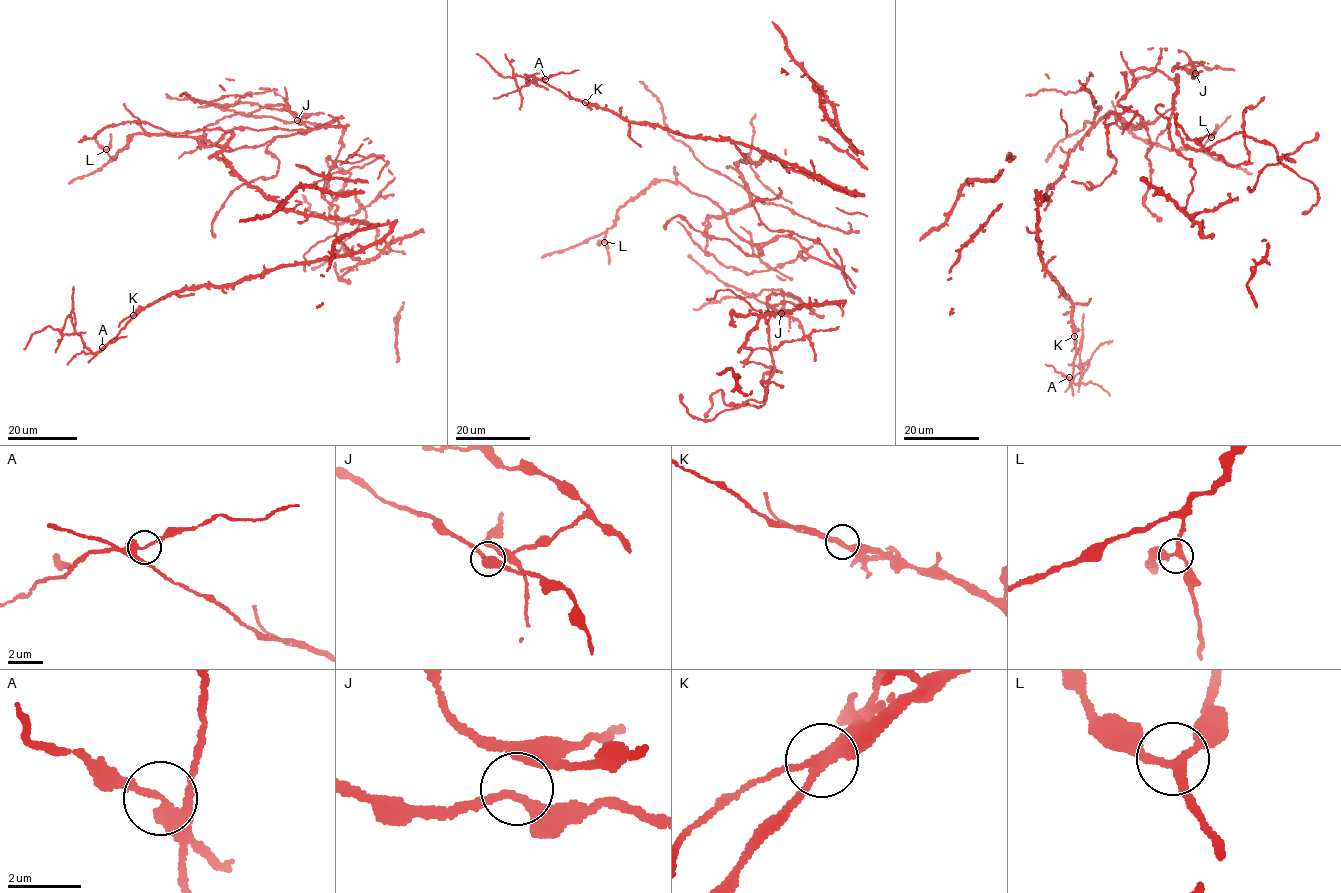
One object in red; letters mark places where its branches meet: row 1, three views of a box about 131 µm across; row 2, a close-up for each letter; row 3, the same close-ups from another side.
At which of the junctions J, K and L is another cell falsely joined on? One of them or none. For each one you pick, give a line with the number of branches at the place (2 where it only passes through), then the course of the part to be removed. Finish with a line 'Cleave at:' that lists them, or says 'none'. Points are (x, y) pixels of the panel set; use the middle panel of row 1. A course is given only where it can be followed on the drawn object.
K: 3 | (585, 102), (571, 98), (543, 81), (527, 83), (529, 81), (519, 75), (503, 77), (476, 53)
Cleave at: K

